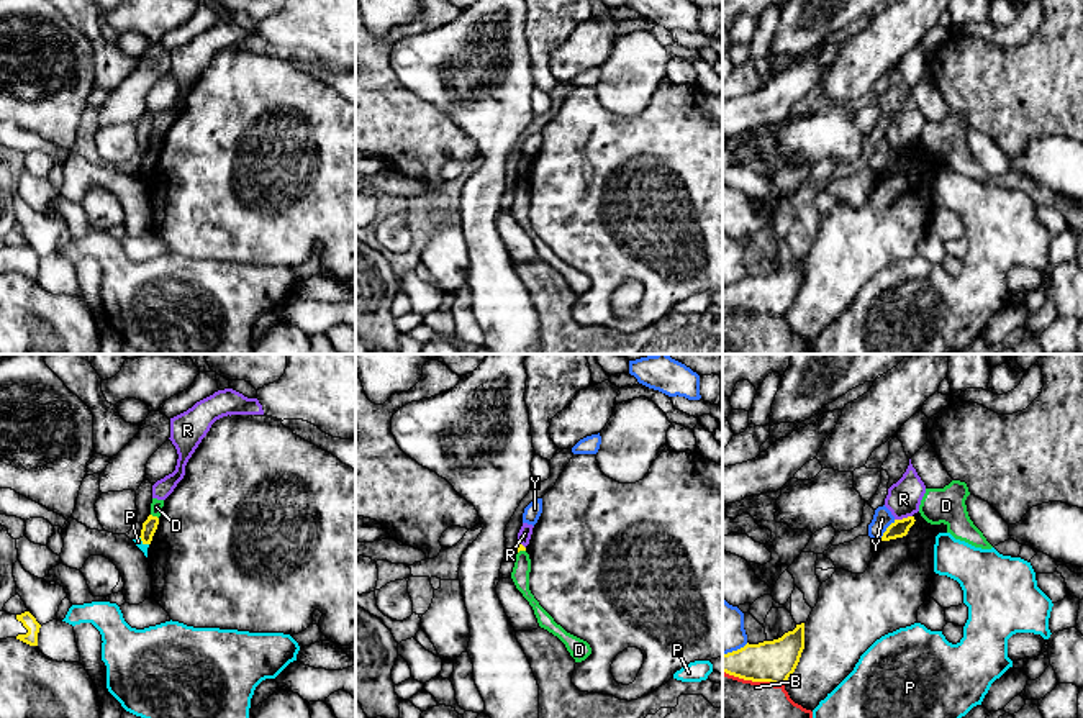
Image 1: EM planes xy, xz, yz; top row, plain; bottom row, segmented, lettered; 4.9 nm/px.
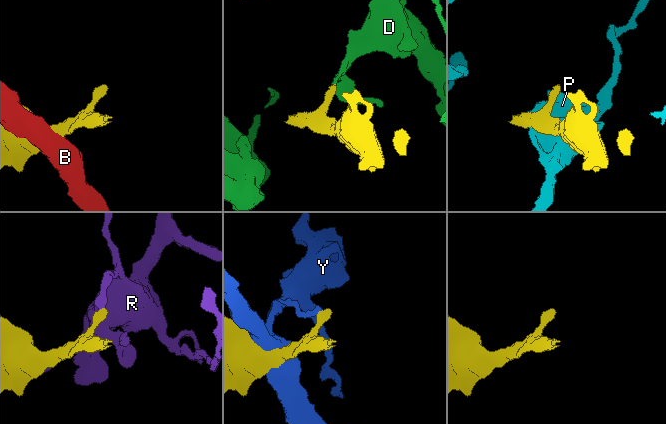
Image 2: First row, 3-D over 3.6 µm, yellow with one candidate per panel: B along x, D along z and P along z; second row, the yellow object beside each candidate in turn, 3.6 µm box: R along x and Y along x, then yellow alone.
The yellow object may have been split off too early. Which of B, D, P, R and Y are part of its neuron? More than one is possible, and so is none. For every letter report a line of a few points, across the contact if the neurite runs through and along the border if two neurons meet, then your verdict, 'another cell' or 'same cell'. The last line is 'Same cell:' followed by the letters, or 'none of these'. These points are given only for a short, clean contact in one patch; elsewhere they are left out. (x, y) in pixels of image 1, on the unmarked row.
B: another cell
D: xy (151, 146), (158, 151) | another cell
P: another cell
R: yz (911, 148), (895, 153) | another cell
Y: another cell
Same cell: none of these

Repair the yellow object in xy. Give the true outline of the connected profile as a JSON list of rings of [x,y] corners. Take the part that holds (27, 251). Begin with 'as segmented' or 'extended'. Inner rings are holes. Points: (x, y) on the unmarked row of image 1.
extended; [[[0,244],[0,272],[16,270],[29,279],[38,279],[39,261],[41,257],[29,244],[21,248]]]

